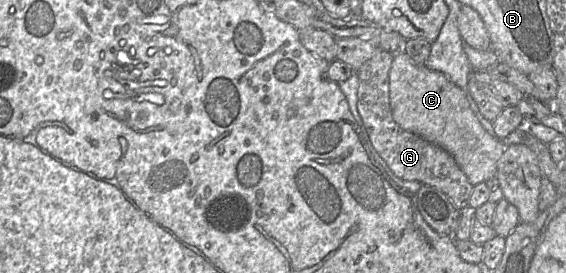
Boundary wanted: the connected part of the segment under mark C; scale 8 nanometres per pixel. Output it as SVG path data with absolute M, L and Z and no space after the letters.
M405 53L397 54L389 71L389 100L397 125L451 154L470 184L485 183L496 175L498 160L508 145L483 128L464 92L443 73L415 64Z

